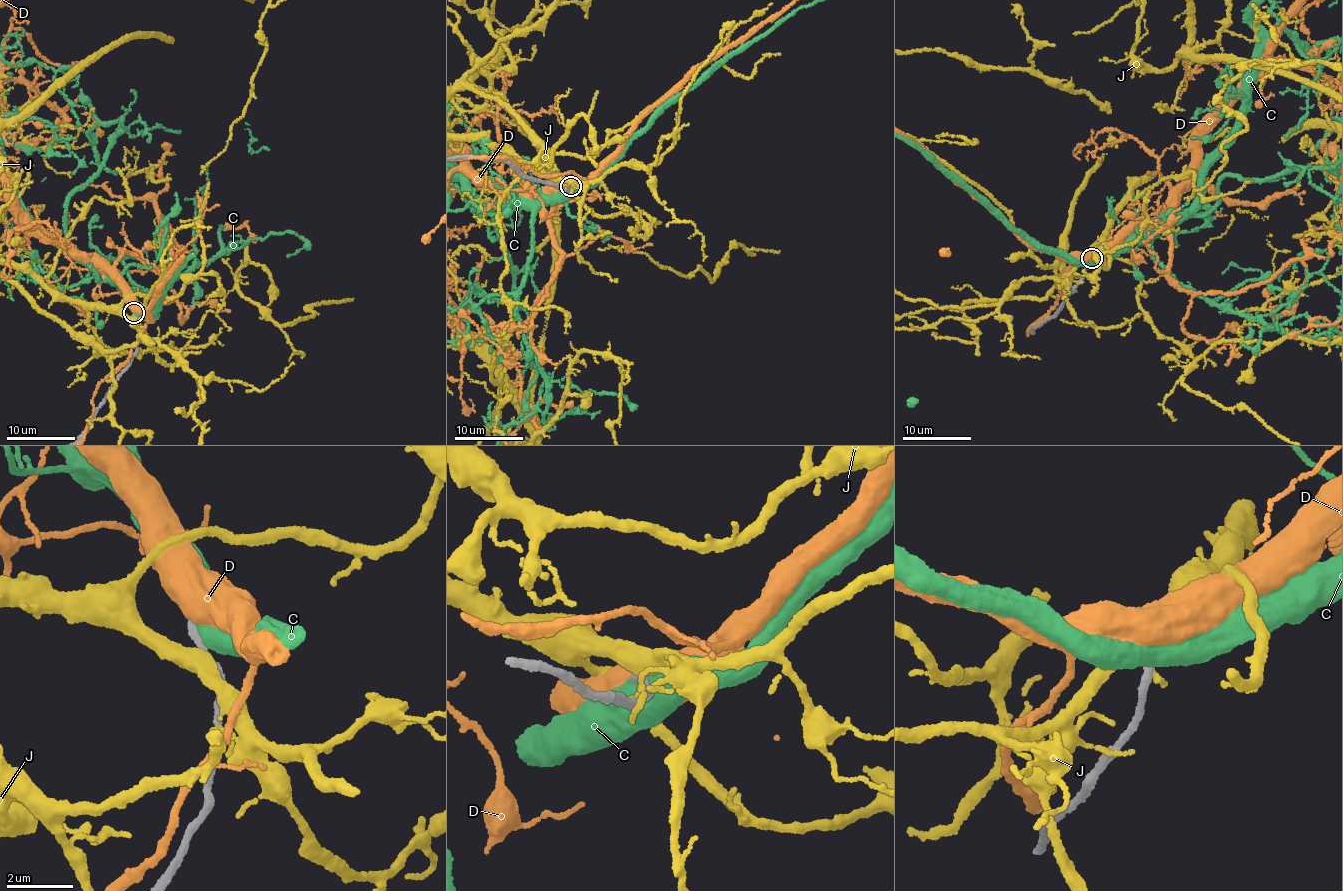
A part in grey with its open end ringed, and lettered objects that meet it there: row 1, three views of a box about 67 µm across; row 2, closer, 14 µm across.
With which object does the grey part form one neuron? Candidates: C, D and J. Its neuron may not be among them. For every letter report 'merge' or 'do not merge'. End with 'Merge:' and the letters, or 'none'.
C: merge
D: do not merge
J: do not merge
Merge: C

